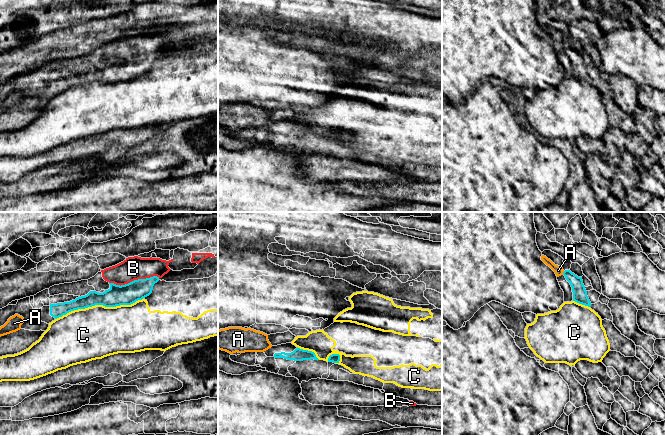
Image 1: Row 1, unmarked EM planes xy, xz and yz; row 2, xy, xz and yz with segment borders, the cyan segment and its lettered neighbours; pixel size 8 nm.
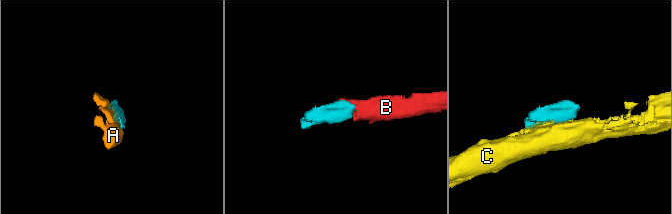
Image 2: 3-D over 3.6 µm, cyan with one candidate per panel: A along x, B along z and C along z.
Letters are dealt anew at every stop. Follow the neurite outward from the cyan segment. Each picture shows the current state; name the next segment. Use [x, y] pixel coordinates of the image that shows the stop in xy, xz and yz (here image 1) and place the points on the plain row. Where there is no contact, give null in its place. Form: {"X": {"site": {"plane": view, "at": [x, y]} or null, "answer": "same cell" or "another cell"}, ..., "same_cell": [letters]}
{"A": {"site": {"plane": "yz", "at": [563, 49]}, "answer": "same cell"}, "B": {"site": {"plane": "xy", "at": [134, 56]}, "answer": "another cell"}, "C": {"site": {"plane": "xy", "at": [98, 80]}, "answer": "another cell"}, "same_cell": ["A"]}

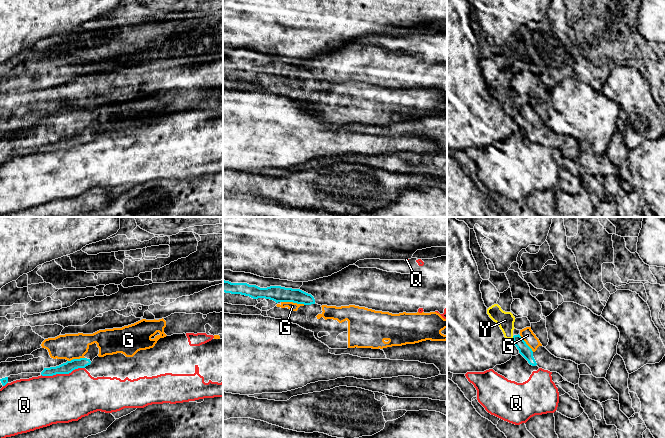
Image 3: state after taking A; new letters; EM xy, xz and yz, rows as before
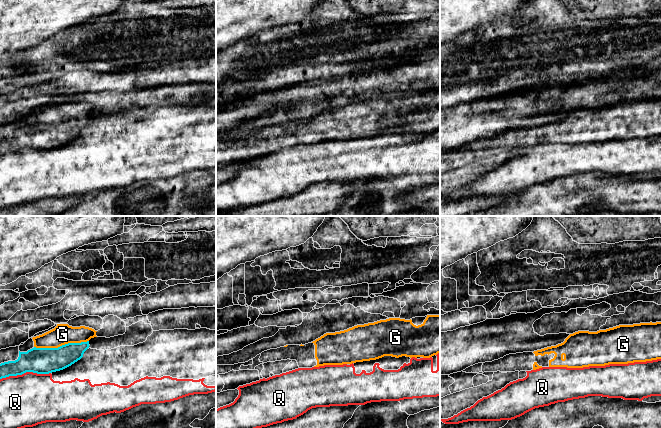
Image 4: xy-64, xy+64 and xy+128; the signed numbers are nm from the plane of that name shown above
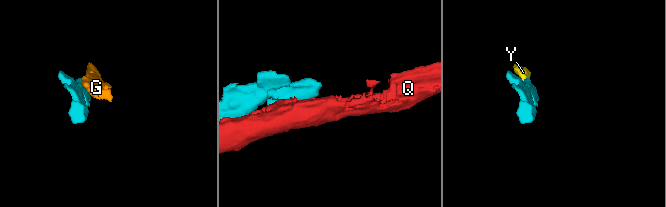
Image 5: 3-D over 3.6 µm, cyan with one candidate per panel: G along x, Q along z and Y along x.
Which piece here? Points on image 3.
{"G": {"site": {"plane": "xz", "at": [293, 78]}, "answer": "another cell"}, "Q": {"site": {"plane": "xy", "at": [62, 149]}, "answer": "another cell"}, "Y": {"site": {"plane": "yz", "at": [513, 114]}, "answer": "same cell"}, "same_cell": ["Y"]}

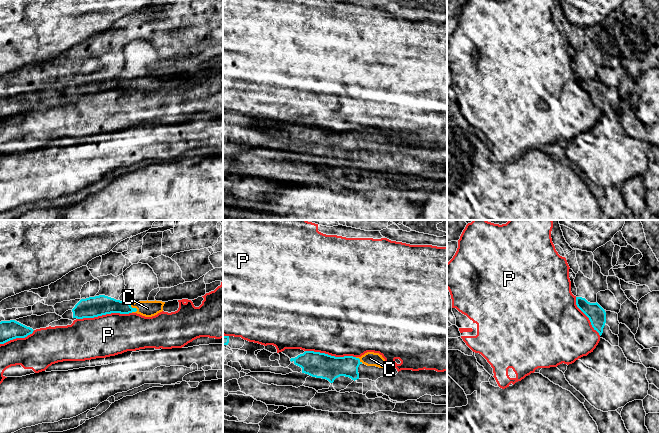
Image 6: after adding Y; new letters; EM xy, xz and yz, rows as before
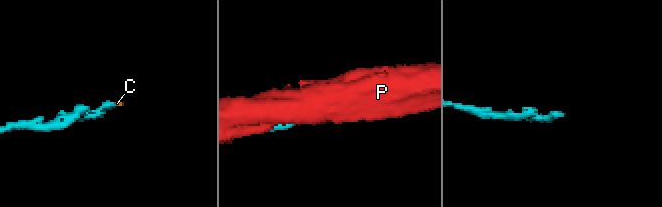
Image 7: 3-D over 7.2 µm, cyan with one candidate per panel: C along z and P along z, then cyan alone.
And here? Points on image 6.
{"C": {"site": {"plane": "xy", "at": [134, 84]}, "answer": "same cell"}, "P": {"site": {"plane": "xy", "at": [104, 90]}, "answer": "another cell"}, "same_cell": ["C"]}

